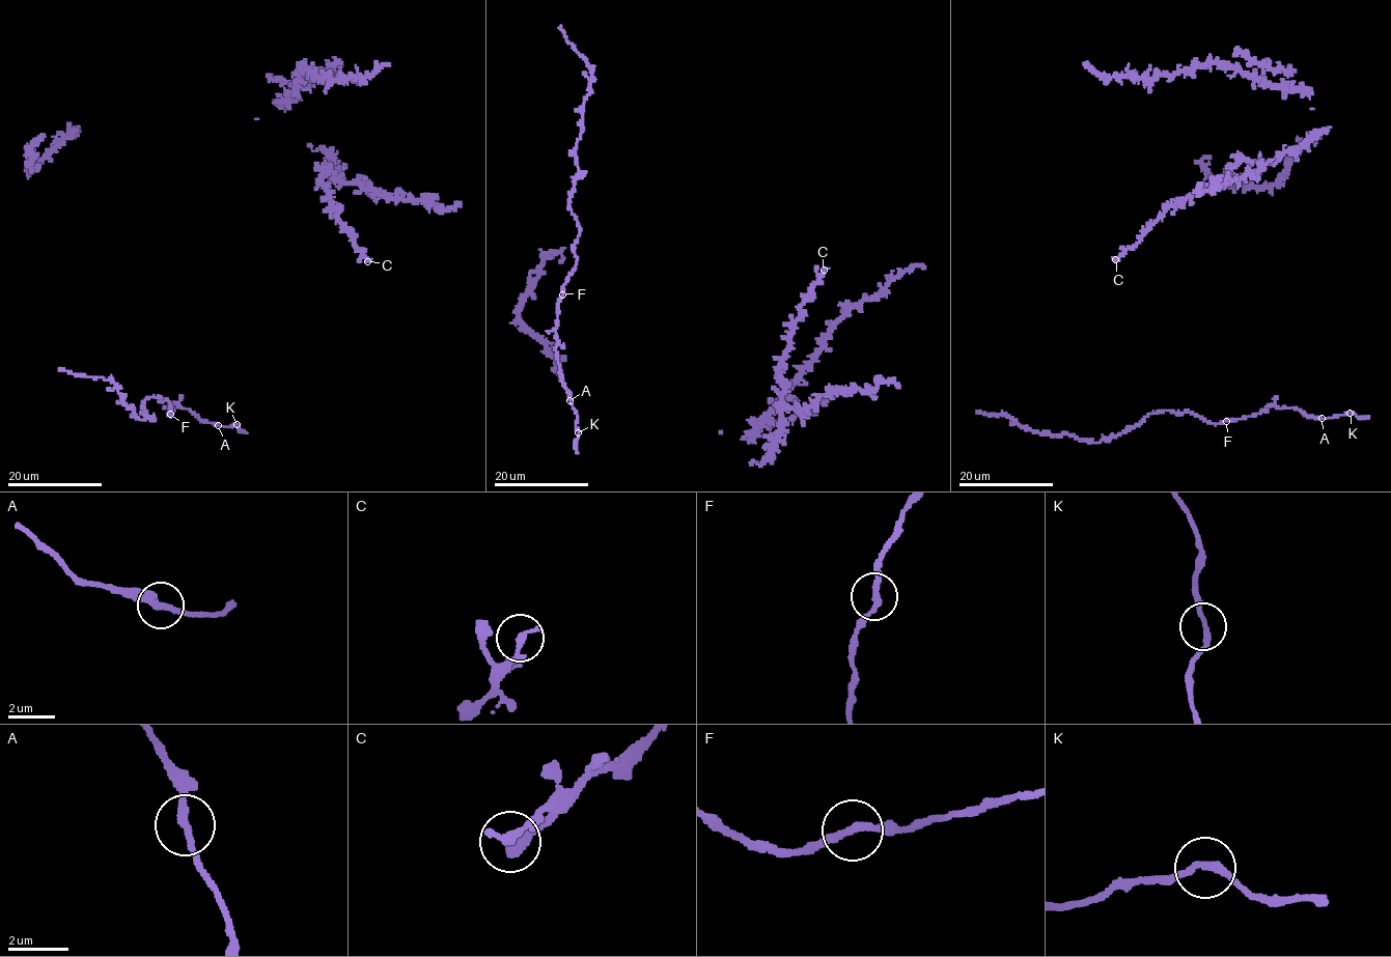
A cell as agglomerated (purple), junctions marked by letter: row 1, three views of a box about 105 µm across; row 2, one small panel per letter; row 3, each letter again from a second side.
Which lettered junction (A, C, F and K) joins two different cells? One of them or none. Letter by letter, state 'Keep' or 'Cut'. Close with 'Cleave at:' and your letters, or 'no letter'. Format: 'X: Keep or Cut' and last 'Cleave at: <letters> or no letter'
A: Keep
C: Keep
F: Keep
K: Keep
Cleave at: no letter

